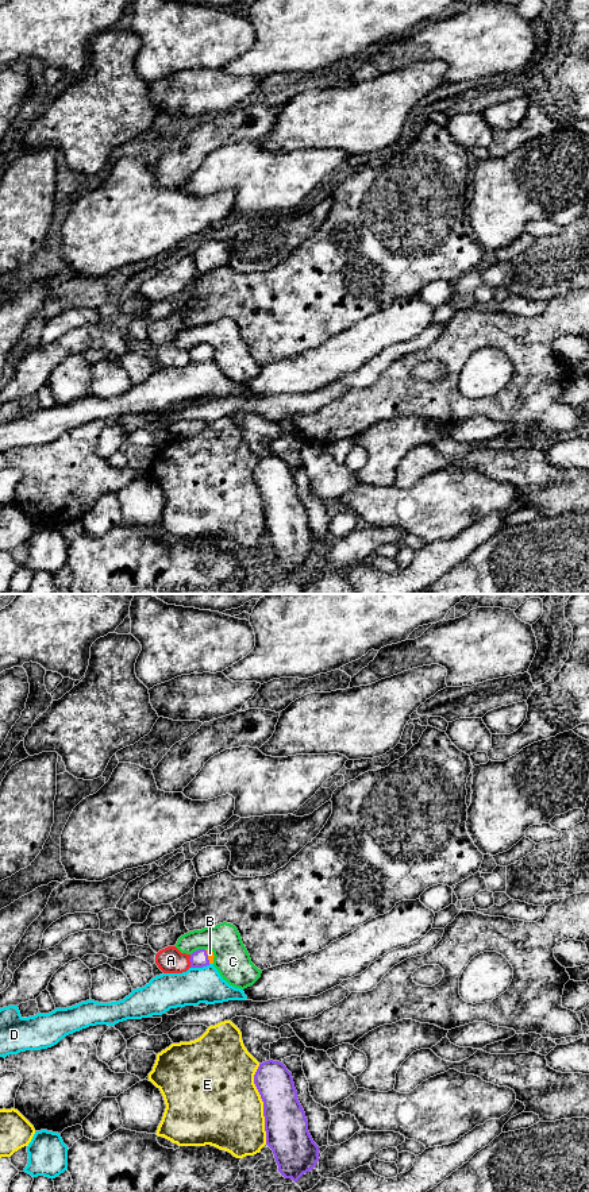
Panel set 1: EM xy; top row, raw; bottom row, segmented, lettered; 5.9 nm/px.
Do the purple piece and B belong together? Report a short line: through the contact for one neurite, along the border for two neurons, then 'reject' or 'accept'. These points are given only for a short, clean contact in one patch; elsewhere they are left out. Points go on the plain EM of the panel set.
line xy (199, 354), (207, 351), (210, 348); accept

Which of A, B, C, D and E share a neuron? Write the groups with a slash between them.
A / B / C / D / E

